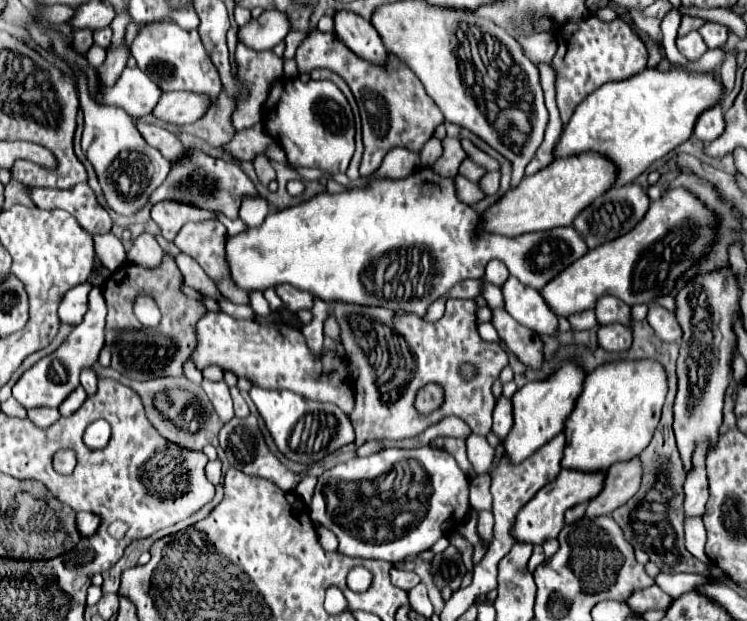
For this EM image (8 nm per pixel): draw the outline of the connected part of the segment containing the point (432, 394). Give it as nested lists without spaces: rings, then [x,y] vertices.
[[[426,385],[416,397],[416,409],[420,413],[430,413],[438,409],[438,405],[442,405],[442,389],[438,389],[438,385]]]

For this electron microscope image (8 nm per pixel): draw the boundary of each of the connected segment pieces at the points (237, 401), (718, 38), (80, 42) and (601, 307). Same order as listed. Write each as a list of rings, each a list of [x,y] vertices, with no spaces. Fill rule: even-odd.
[[[235,387],[230,390],[233,406],[234,406],[234,414],[236,417],[248,417],[250,415],[250,409],[248,409],[248,405],[246,405],[246,401],[242,399],[242,395],[239,390]]]
[[[706,21],[698,33],[702,35],[704,43],[708,45],[708,49],[716,49],[716,47],[722,47],[724,41],[726,41],[726,35],[728,35],[728,29],[720,23],[714,23],[714,21]]]
[[[76,29],[74,31],[74,47],[84,55],[94,45],[92,29]]]
[[[604,295],[596,301],[596,319],[598,325],[610,325],[614,321],[630,325],[630,307],[612,295]]]

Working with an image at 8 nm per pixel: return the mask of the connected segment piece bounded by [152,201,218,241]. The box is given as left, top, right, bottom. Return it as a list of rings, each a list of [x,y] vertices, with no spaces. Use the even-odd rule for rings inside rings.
[[[162,201],[152,207],[152,219],[158,223],[162,237],[166,241],[174,241],[182,225],[190,221],[208,221],[208,219],[218,219],[218,217],[204,209],[194,209],[190,205],[178,205],[176,201]]]

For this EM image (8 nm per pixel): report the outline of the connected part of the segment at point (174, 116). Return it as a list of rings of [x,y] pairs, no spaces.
[[[172,91],[162,95],[162,101],[158,101],[158,105],[154,107],[154,115],[174,125],[186,125],[204,117],[208,107],[210,97],[206,95],[192,91]]]

